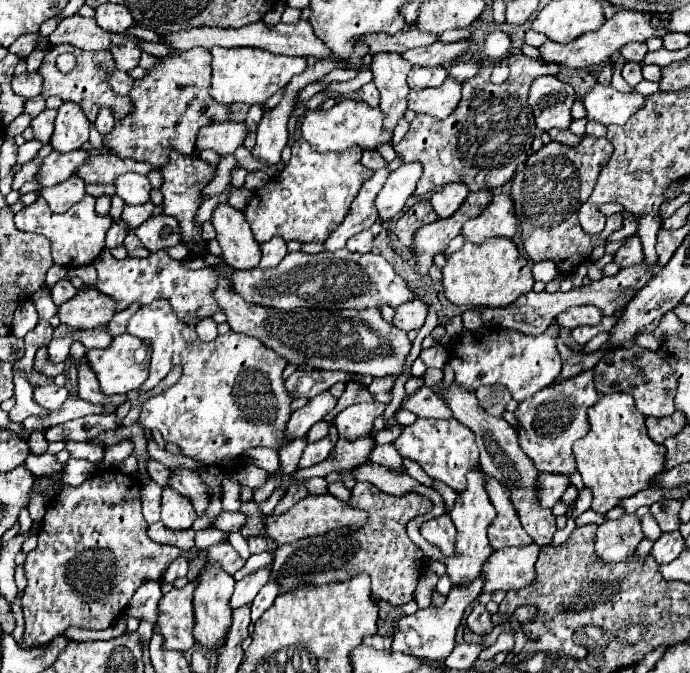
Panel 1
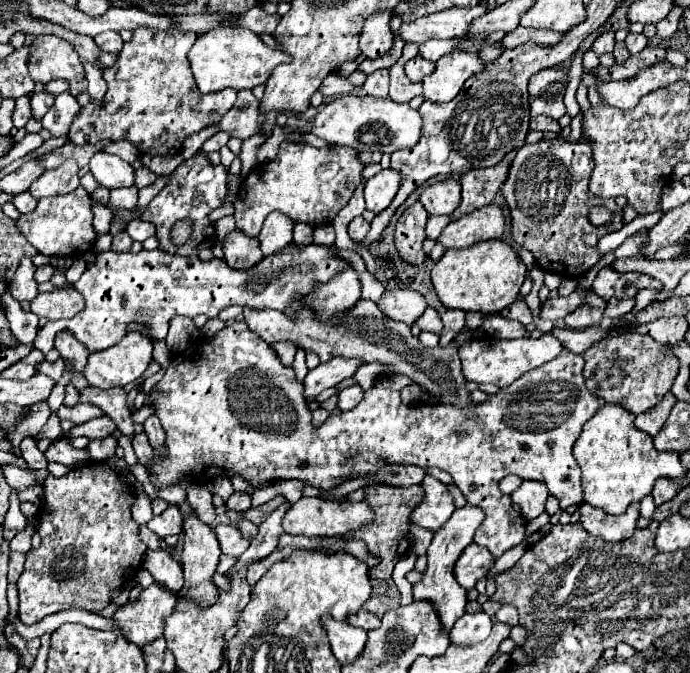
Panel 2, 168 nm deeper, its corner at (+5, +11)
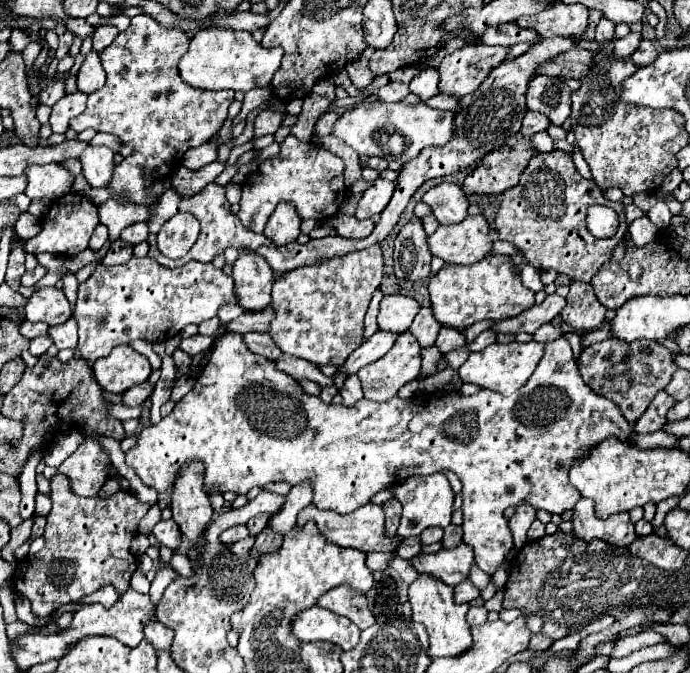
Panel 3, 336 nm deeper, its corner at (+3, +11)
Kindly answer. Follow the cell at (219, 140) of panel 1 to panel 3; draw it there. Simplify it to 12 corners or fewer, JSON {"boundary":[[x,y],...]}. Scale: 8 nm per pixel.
{"boundary":[[260,111],[254,119],[254,137],[276,133],[278,111]]}

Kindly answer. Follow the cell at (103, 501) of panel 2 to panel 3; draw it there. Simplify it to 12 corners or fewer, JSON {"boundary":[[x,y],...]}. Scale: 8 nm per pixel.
{"boundary":[[50,479],[46,545],[14,589],[38,619],[104,585],[124,593],[150,509]]}

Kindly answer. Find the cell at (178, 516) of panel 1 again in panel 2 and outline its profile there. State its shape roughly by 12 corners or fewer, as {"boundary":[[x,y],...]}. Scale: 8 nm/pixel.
{"boundary":[[170,505],[148,521],[158,537],[182,533],[182,513]]}

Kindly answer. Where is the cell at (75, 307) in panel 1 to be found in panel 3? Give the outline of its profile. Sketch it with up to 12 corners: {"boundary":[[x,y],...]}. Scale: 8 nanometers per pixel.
{"boundary":[[56,287],[38,289],[26,321],[50,327],[68,321],[70,301]]}

